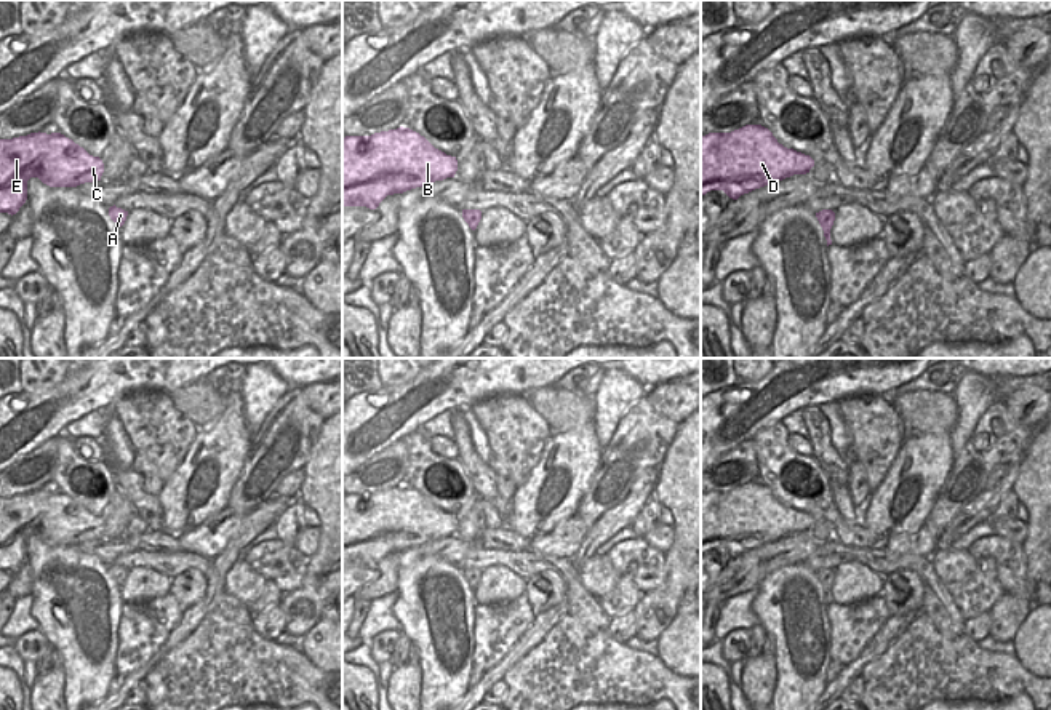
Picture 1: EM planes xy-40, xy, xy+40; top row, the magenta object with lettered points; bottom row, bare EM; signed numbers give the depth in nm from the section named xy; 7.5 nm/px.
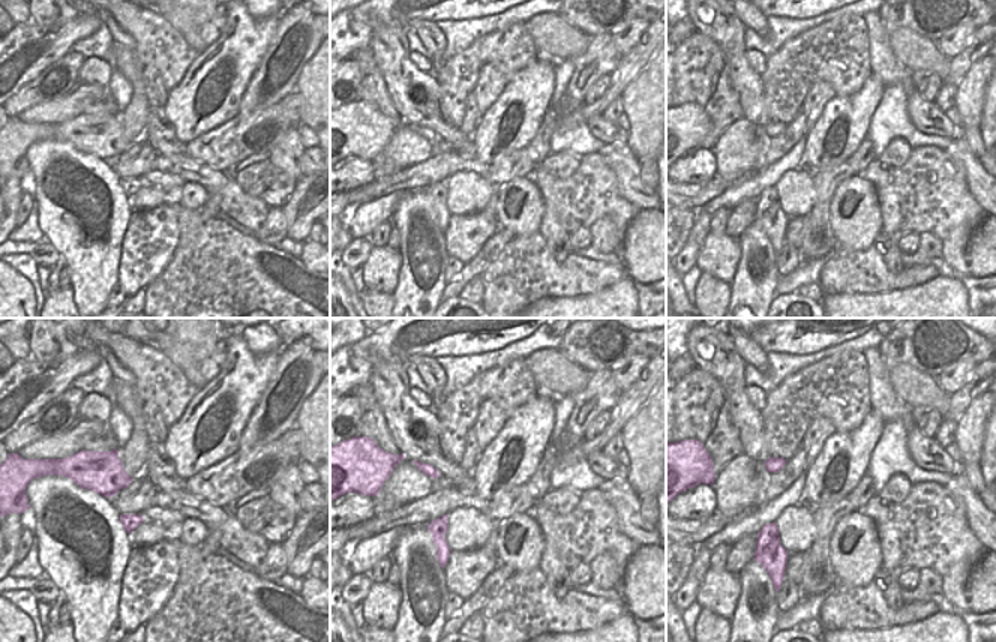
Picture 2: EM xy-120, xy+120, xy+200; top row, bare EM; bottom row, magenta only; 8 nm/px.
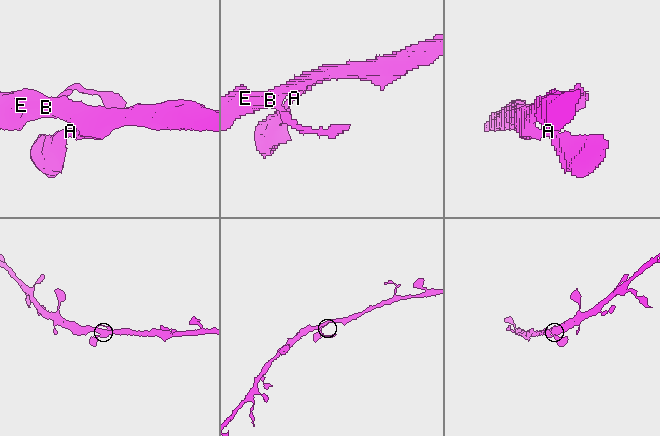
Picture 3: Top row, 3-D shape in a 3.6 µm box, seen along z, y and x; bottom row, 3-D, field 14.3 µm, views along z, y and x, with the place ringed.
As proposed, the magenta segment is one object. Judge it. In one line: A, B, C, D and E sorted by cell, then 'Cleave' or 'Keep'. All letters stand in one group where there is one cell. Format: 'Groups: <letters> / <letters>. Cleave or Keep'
Groups: A B C D E. Keep.

